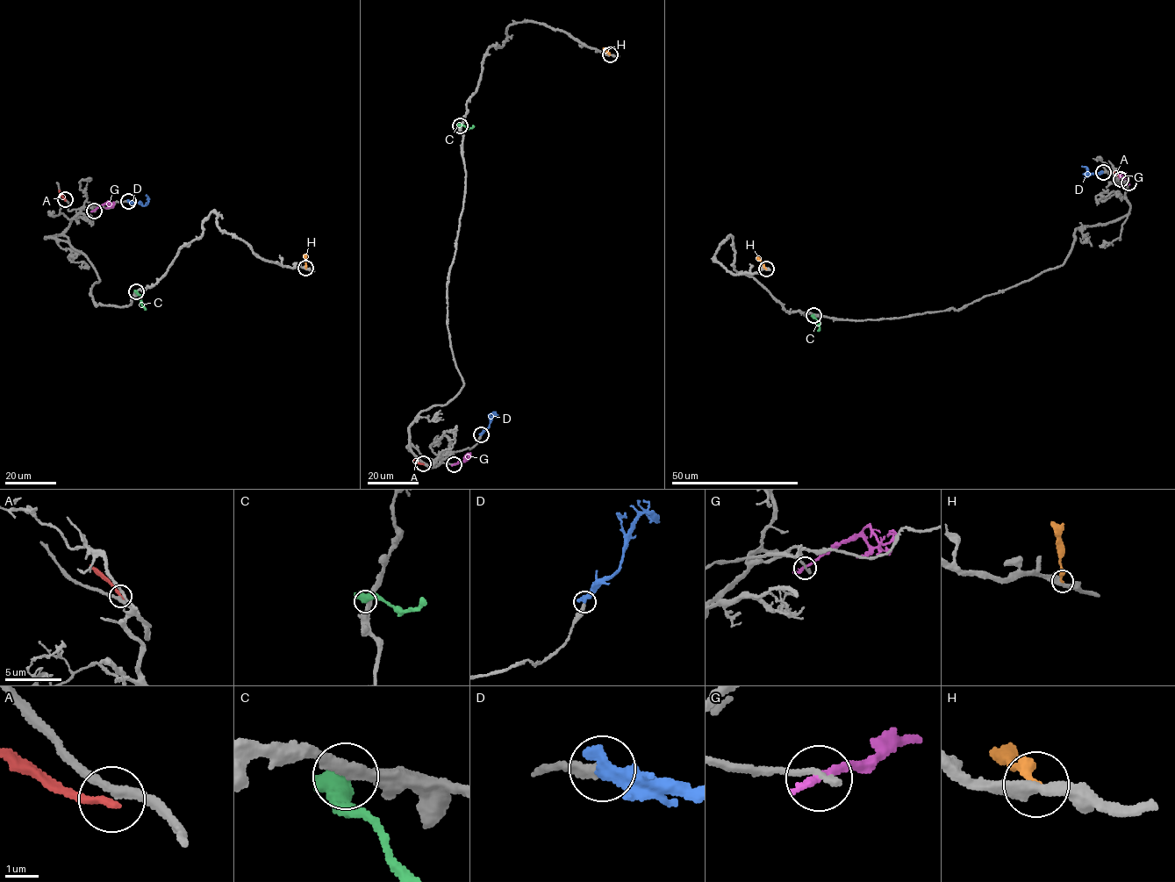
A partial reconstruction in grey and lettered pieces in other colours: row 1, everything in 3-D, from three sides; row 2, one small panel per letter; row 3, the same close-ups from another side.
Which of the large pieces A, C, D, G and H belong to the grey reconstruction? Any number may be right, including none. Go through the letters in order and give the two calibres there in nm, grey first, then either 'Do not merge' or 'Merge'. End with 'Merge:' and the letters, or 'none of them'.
A: Thickness 280 nm (grey) against 300 nm. Do not merge
C: Thickness 360 nm (grey) against 700 nm. Do not merge
D: Thickness 360 nm (grey) against 480 nm. Merge
G: Thickness 280 nm (grey) against 280 nm. Do not merge
H: Thickness 400 nm (grey) against 260 nm. Merge
Merge: D, H

